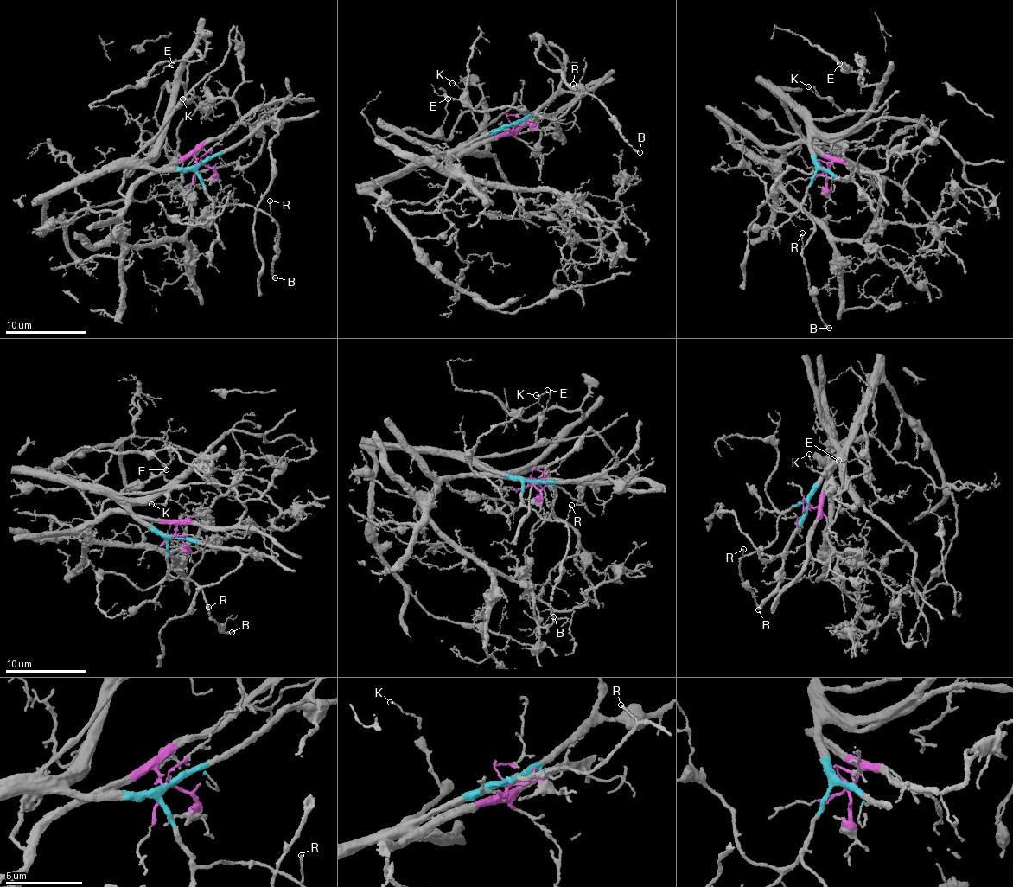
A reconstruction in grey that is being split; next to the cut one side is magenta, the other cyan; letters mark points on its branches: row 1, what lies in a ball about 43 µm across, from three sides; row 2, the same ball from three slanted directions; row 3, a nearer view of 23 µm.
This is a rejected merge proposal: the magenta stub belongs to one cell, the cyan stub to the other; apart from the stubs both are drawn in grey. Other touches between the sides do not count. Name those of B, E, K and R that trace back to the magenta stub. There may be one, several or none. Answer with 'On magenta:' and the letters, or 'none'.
On magenta: none

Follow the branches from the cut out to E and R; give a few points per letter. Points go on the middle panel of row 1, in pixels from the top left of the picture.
E: (513, 126), (482, 135), (474, 151), (487, 145), (487, 104), (445, 138), (447, 98)
R: (513, 126), (546, 116), (559, 118), (580, 97), (581, 92), (574, 84)

